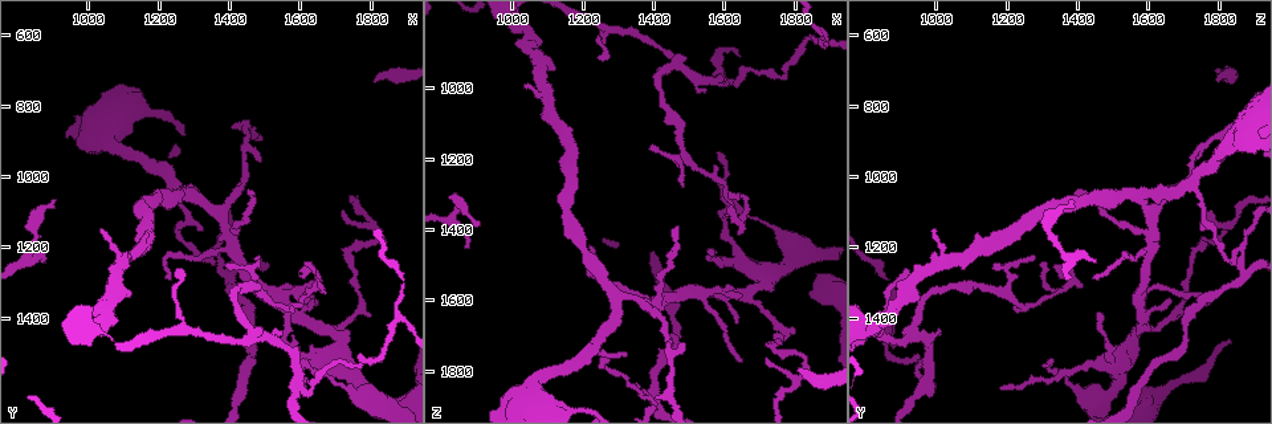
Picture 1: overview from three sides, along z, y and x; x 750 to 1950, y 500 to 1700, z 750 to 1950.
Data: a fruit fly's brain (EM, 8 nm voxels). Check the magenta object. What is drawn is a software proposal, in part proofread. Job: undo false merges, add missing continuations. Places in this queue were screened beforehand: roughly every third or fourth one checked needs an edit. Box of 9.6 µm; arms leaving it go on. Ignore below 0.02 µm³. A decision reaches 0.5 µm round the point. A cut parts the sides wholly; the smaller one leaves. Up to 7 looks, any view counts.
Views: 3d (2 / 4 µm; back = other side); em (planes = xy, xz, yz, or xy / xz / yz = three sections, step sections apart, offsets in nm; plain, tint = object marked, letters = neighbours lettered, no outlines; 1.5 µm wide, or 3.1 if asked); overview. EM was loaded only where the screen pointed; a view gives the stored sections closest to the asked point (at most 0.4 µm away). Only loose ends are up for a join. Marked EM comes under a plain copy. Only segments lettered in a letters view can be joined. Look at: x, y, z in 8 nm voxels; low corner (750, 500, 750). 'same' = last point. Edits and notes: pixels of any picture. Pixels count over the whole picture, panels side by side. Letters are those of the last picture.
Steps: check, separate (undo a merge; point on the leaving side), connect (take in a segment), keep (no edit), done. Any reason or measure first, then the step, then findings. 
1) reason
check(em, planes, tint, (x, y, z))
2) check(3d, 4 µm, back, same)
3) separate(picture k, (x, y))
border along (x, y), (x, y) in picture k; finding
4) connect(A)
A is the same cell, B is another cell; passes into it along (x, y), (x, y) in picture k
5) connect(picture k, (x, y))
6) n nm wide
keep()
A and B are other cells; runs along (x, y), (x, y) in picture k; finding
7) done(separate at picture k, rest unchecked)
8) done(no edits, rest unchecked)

sharp bend
check(3d, 4 µm, (1830, 1180, 1770))

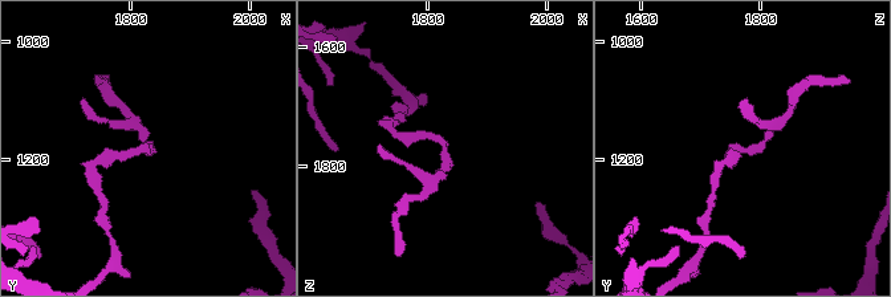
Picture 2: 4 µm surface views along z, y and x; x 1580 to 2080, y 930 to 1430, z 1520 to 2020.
shape alone is not enough
check(em, planes, letters, (1830, 1180, 1775))

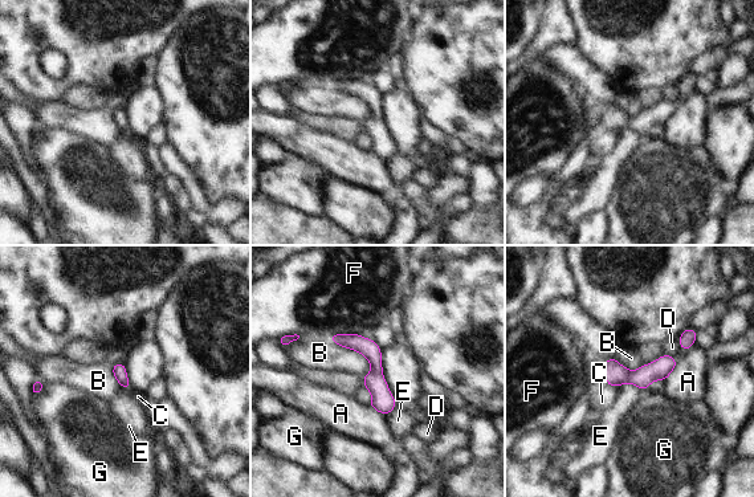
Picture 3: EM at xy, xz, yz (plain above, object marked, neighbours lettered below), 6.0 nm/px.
keep()
A, B, C, D, E, F and G are other cells; runs along (334, 337), (374, 358), (387, 410) in picture 3; all the same neuron

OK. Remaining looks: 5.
check(3d, 2 µm, (1590, 1580, 980))

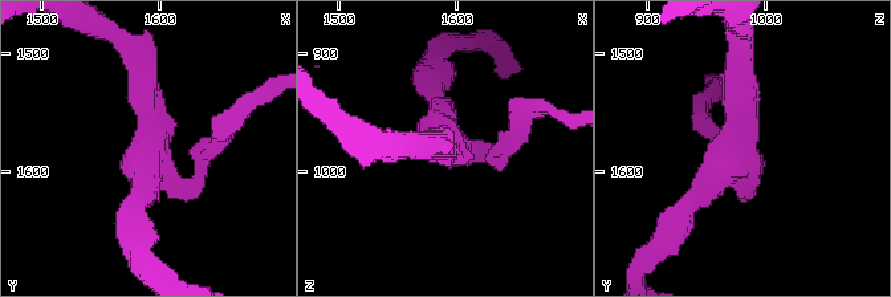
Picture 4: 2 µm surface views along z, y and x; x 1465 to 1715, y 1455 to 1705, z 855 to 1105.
3 arms
check(em, planes, letters, (1594, 1582, 974))

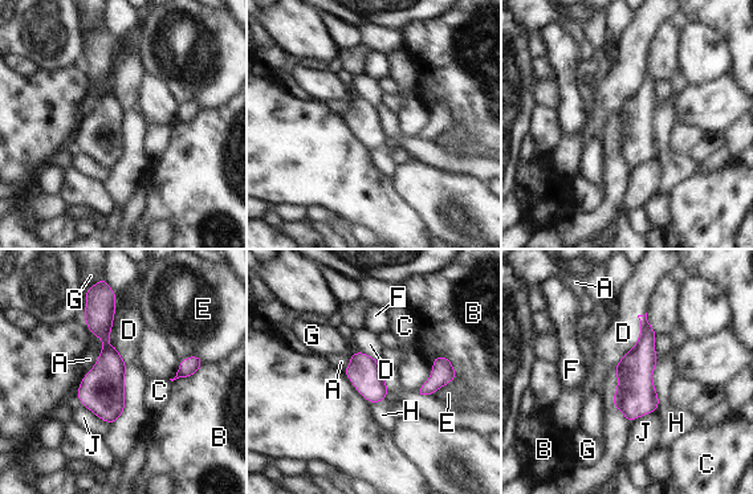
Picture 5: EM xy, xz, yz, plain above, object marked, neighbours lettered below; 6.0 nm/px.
keep()
A, B, C, D, E, F, G, H and J are other cells; continuous, no second neuron

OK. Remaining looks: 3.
thin end
check(em, planes, letters, (1330, 1160, 1750))

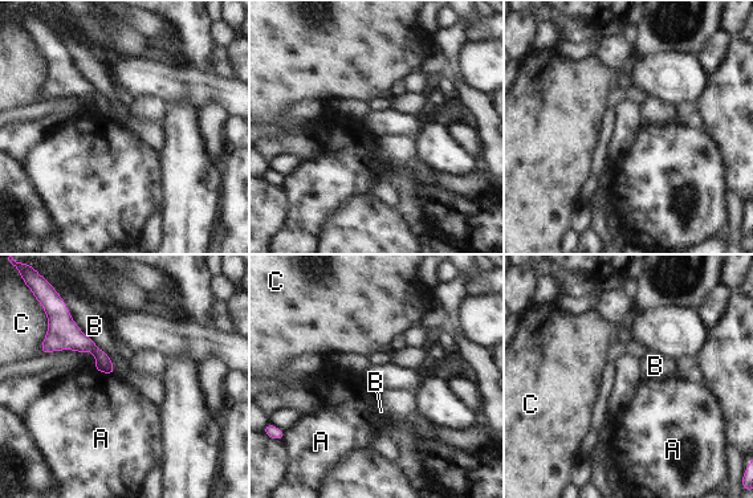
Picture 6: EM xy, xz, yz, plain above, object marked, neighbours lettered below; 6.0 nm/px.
100 nm wide
keep()
A, B and C are other cells; border along (93, 368), (114, 374) in picture 6; no lettered segment goes on from it

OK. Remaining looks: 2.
done(no edits, rest unchecked)

